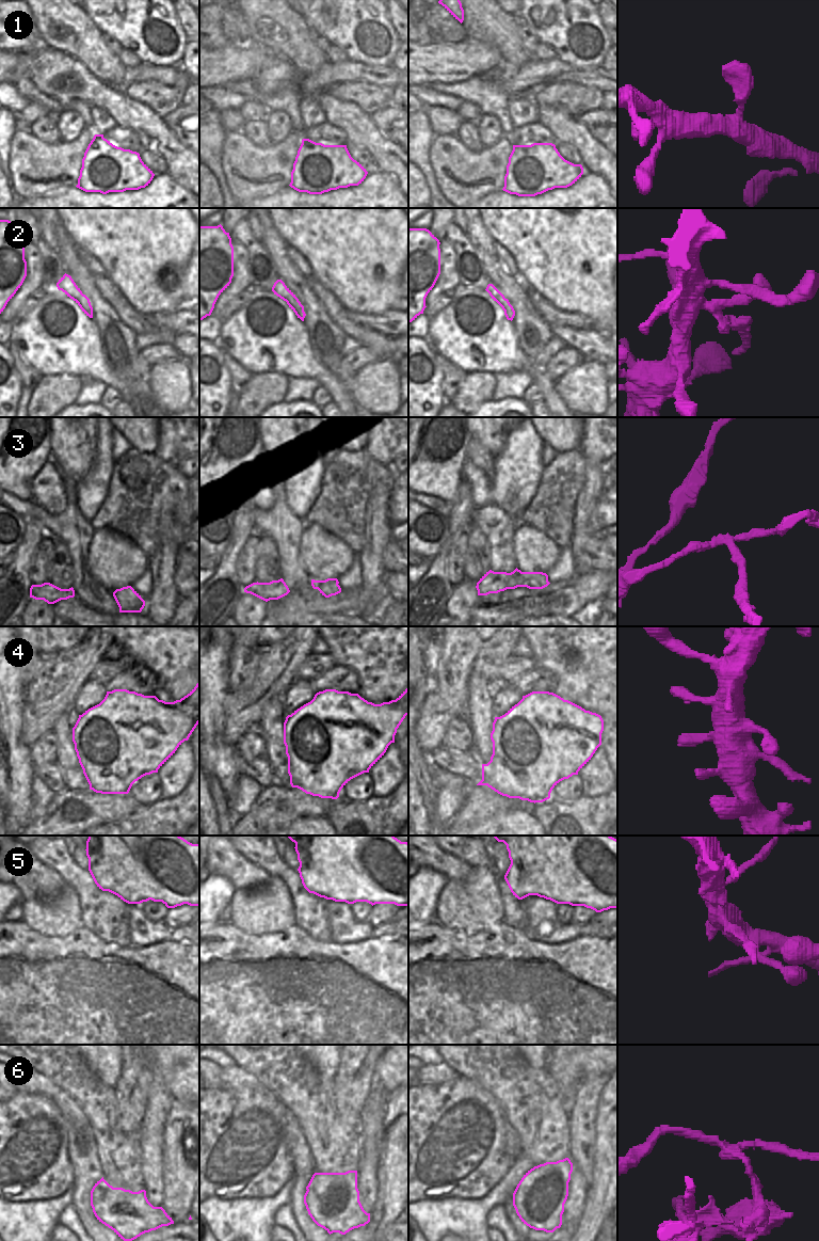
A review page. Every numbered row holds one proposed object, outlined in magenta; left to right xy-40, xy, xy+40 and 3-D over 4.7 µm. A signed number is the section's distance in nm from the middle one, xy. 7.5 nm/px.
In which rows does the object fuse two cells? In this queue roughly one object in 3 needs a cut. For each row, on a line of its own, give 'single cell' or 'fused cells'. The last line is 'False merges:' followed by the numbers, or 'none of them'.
1: single cell
2: fused cells
3: fused cells
4: single cell
5: single cell
6: fused cells
False merges: 2, 3, 6

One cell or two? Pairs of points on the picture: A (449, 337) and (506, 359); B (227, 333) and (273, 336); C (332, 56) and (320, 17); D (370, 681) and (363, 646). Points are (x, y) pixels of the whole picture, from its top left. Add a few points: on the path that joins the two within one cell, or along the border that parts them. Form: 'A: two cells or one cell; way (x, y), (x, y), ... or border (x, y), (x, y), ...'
A: one cell; way (463, 337), (479, 337), (492, 347)
B: one cell; way (239, 334), (261, 336)
C: two cells; border (332, 44), (336, 45), (349, 59)
D: one cell; way (370, 672), (370, 654)

